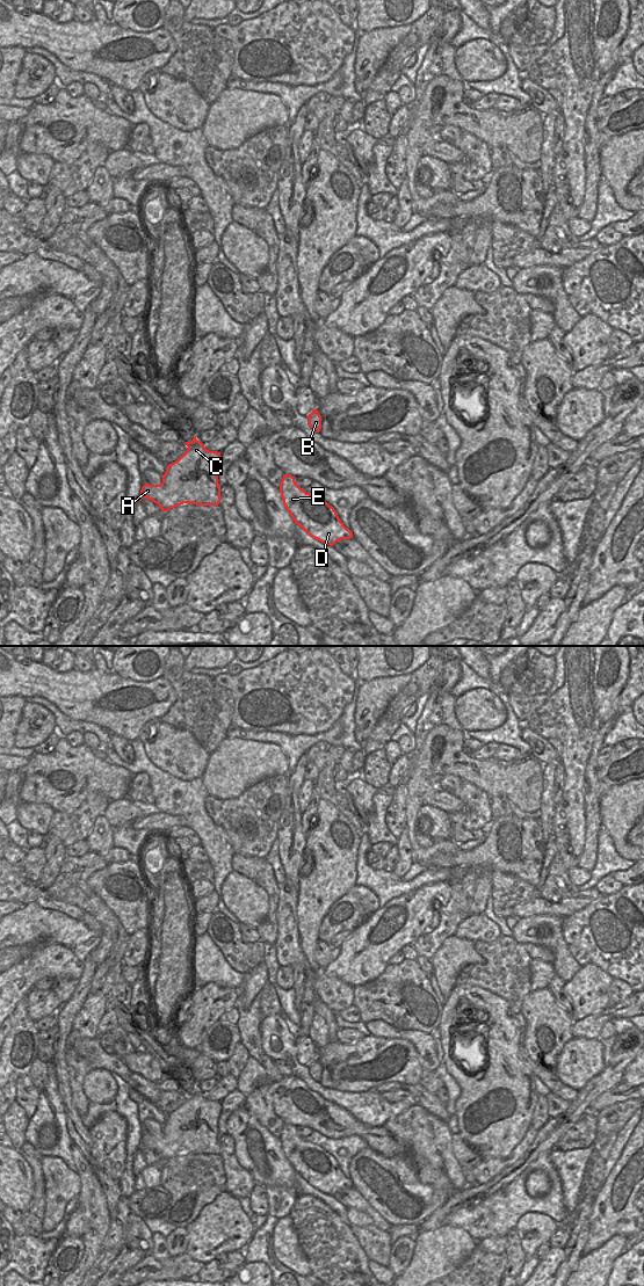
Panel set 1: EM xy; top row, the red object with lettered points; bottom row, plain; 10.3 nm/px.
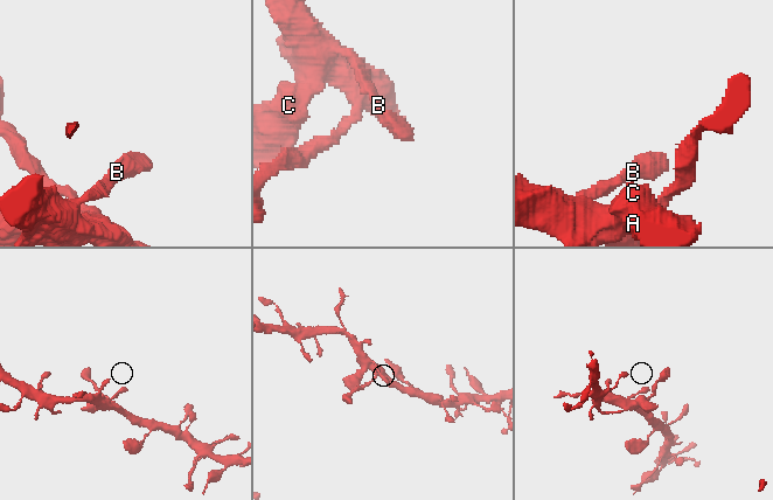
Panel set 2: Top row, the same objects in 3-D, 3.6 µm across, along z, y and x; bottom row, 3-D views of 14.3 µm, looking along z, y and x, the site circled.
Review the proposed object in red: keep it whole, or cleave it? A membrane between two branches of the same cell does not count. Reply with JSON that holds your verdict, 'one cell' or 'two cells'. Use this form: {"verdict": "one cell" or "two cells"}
{"verdict": "one cell"}

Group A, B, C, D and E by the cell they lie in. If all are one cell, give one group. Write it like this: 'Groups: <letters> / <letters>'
Groups: A B C D E.

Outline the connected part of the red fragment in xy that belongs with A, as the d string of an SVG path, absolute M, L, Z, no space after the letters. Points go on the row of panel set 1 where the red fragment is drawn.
M196 436L191 442L186 442L186 445L187 451L167 466L160 485L145 484L142 487L139 501L146 497L157 503L162 511L183 503L219 504L220 452L209 451Z

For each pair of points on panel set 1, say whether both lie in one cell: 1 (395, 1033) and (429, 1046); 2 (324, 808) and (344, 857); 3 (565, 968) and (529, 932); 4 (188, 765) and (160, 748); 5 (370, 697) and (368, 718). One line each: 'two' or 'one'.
1: one
2: one
3: one
4: one
5: one

